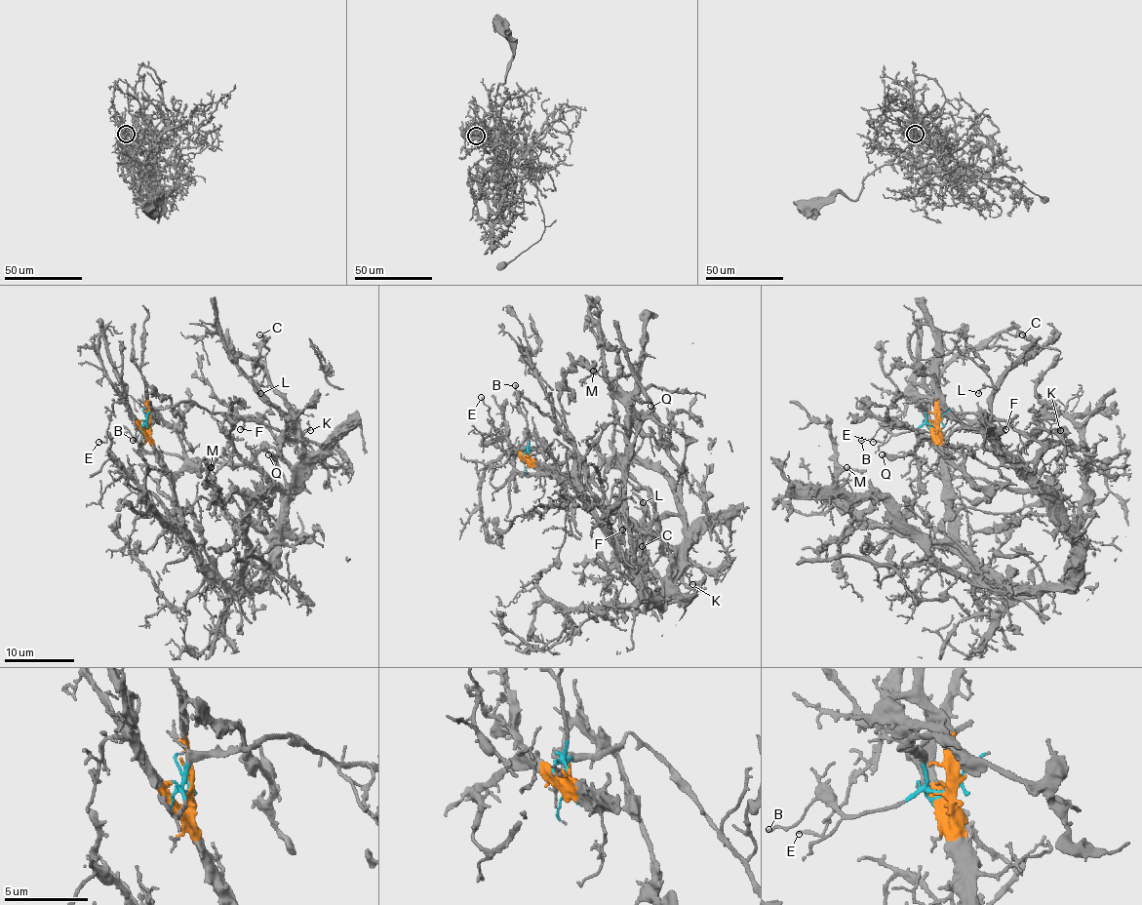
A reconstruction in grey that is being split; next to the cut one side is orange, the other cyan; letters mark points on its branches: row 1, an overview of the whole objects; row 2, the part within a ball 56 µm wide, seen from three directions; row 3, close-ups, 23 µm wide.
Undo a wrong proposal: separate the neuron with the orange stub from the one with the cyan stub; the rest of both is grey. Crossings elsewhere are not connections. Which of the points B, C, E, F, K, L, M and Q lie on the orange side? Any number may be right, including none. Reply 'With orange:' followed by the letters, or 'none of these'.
With orange: C, E, K, L, M, Q

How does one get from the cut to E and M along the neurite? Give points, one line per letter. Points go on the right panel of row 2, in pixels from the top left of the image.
E: (938, 422), (936, 430), (915, 404), (908, 402), (906, 411), (884, 440), (873, 442)
M: (938, 422), (948, 531), (1013, 584), (1038, 591), (973, 586), (957, 577), (875, 492), (859, 501), (846, 466)

